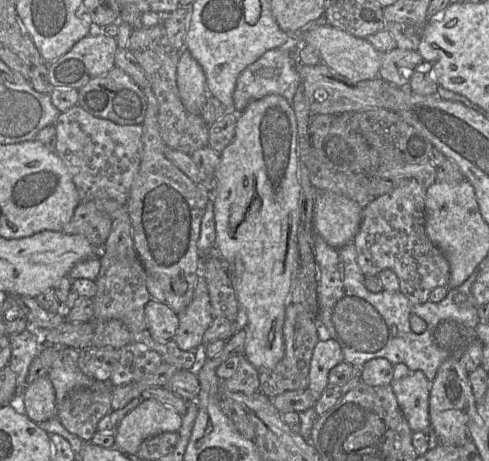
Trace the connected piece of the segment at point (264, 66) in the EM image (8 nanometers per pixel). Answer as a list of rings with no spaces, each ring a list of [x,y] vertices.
[[[282,45],[266,51],[259,59],[246,67],[237,79],[233,94],[235,113],[241,113],[250,102],[271,94],[283,96],[292,104],[295,92],[301,83],[296,62],[293,50],[287,49],[287,45]]]

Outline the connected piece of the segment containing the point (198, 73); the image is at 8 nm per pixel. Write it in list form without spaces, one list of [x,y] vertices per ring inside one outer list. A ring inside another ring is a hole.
[[[186,48],[180,51],[176,80],[180,99],[190,113],[200,115],[209,95],[206,75]]]

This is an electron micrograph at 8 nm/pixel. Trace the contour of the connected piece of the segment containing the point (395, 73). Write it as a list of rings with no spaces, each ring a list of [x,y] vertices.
[[[395,47],[389,52],[382,53],[378,76],[397,87],[407,87],[410,81],[410,78],[407,78],[407,70],[422,62],[423,58],[418,51],[402,50]]]

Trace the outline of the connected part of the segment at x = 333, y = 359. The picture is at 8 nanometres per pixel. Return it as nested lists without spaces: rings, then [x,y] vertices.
[[[332,338],[318,341],[312,353],[308,389],[318,400],[328,386],[330,370],[343,362],[343,353],[338,342]]]

